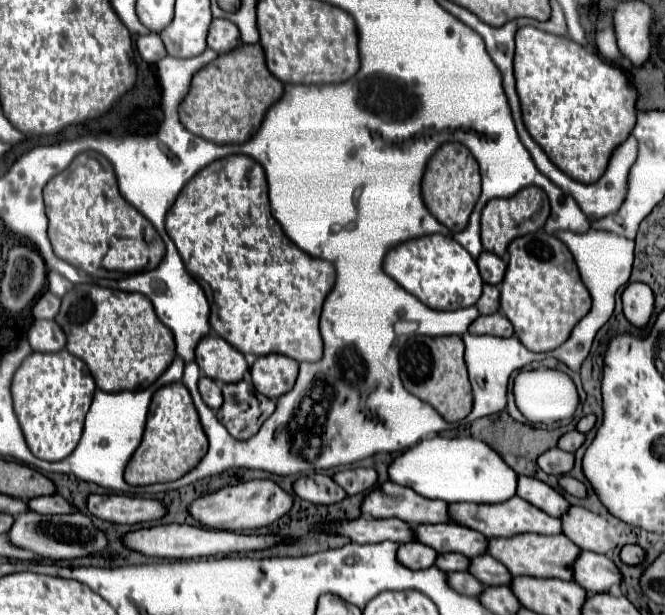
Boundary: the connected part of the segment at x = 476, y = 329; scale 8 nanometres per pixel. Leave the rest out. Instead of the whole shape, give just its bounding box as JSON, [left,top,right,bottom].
[468,313,512,337]

